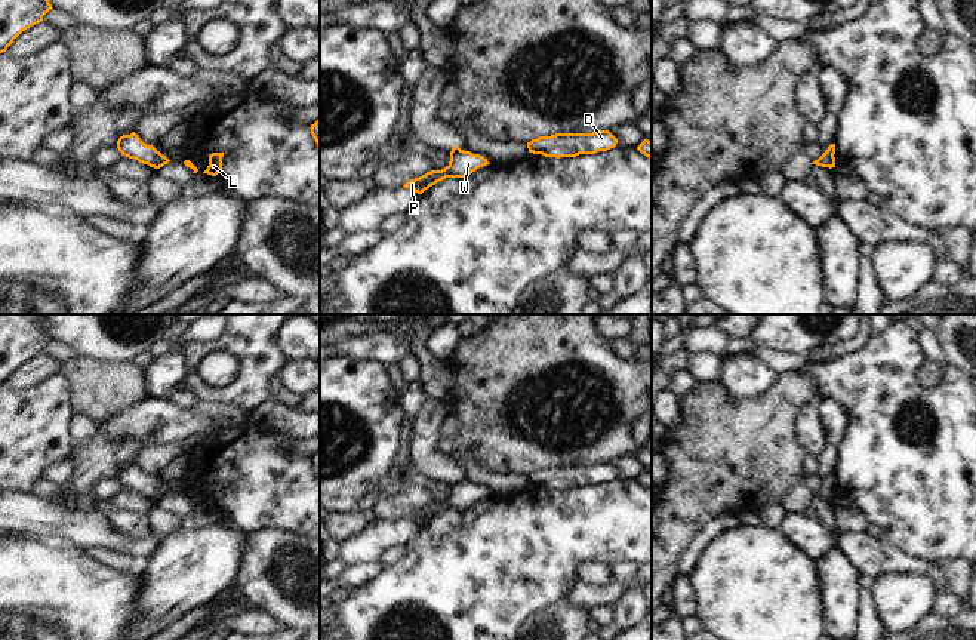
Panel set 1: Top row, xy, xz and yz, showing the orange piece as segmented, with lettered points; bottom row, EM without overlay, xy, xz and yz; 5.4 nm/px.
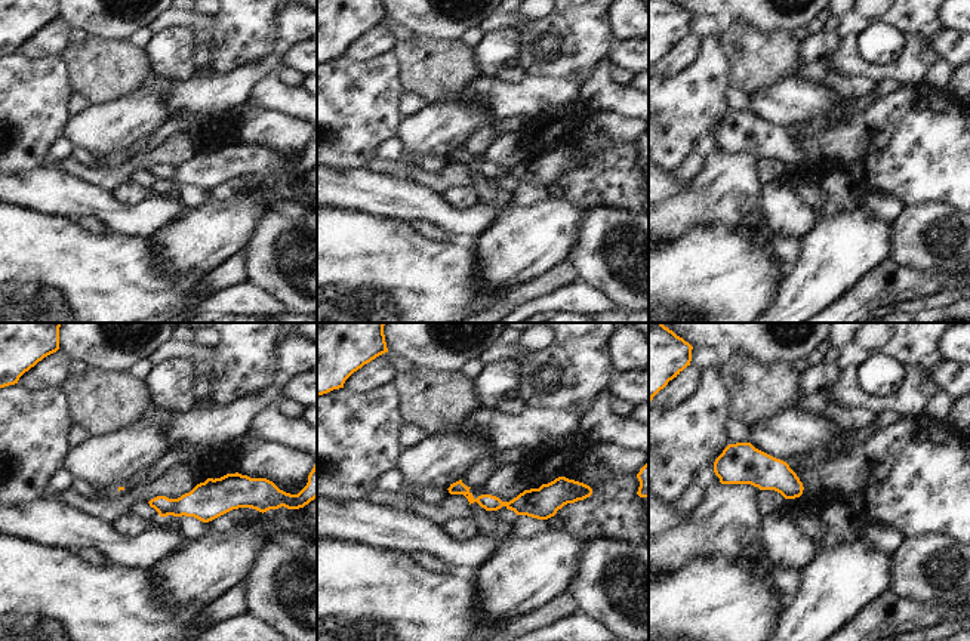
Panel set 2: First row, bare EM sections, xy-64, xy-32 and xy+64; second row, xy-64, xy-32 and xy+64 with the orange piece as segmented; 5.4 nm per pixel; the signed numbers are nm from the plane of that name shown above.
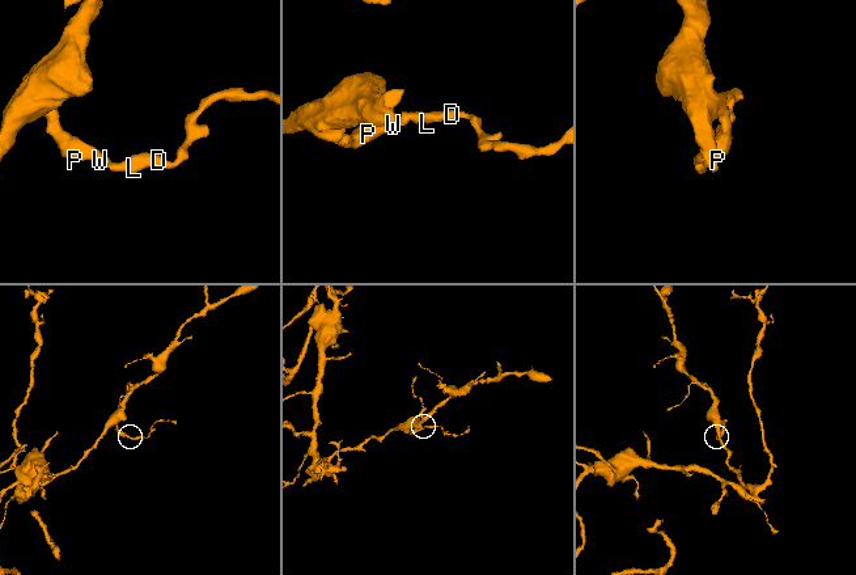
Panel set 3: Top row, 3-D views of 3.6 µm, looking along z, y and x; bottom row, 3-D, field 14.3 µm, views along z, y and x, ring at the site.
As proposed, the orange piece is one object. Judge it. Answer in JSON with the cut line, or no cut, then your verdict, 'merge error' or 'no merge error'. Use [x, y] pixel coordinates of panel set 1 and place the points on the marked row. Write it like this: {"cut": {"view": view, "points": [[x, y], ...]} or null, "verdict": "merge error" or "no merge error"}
{"cut": null, "verdict": "no merge error"}

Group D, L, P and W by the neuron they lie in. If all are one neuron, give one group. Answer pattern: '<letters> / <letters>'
D L P W

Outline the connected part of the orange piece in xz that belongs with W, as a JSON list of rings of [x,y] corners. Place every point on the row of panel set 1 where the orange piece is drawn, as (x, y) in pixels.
[[[455,145],[450,151],[450,161],[444,169],[427,172],[419,178],[407,181],[403,187],[422,194],[425,190],[446,178],[465,178],[487,164],[490,163],[483,156],[464,151]]]

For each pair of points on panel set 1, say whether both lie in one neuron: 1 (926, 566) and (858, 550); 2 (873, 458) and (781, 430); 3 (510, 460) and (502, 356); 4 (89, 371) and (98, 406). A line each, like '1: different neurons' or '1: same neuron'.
1: same neuron
2: different neurons
3: same neuron
4: same neuron

